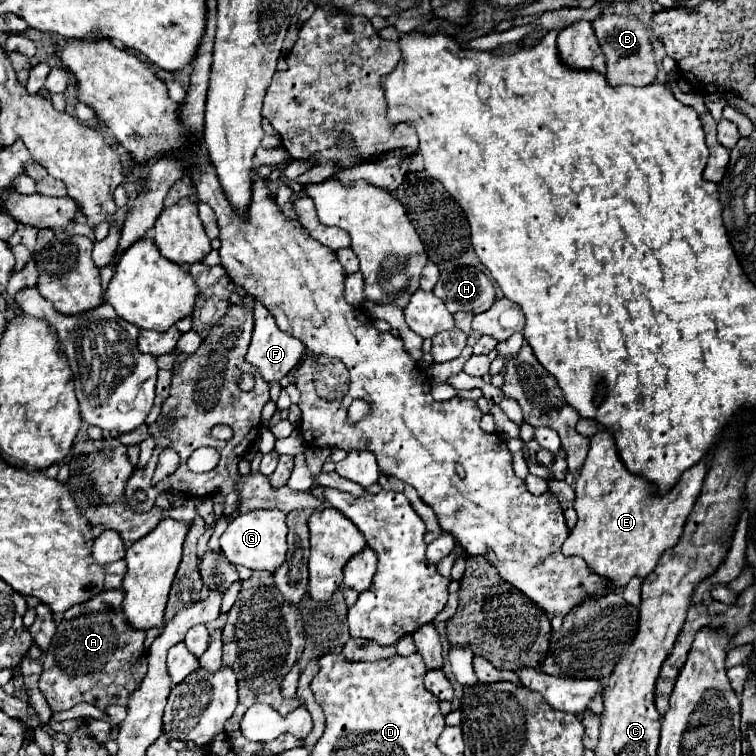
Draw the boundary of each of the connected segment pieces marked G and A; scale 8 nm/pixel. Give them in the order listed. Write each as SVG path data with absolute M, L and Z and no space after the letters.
M252 510L230 520L226 532L220 538L220 548L226 558L236 566L246 566L250 570L276 572L286 558L286 514L280 510Z
M104 590L98 596L94 596L88 602L72 606L66 614L78 614L72 620L62 620L56 628L56 636L52 638L52 646L48 648L44 656L44 672L40 676L40 690L44 692L48 704L52 710L70 710L72 706L80 702L94 704L96 708L104 710L112 704L126 706L132 690L140 686L144 680L144 674L148 670L148 660L146 660L146 630L132 630L128 626L128 618L124 618L122 610L122 600L124 600L124 590Z

